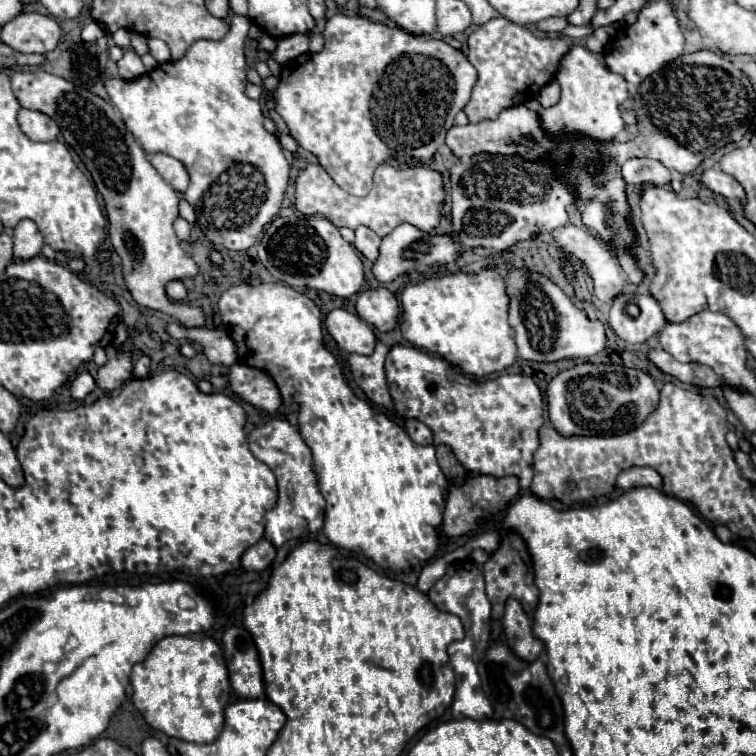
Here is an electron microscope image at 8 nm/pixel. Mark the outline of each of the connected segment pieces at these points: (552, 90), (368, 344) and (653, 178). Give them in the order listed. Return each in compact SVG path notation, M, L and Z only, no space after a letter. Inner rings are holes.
M553 80L551 84L547 84L543 90L541 90L541 96L537 98L543 106L553 106L557 100L559 100L559 92L561 92L561 88L559 88L559 84L557 84L557 80Z
M333 308L325 316L325 326L333 340L339 344L345 352L357 352L357 354L371 354L375 348L375 334L369 324L365 324L359 316L343 310Z
M635 160L633 168L625 168L623 170L623 180L627 184L651 182L655 186L663 186L663 184L671 182L671 172L661 164L661 178L659 178L659 162L645 160L645 164L641 164L641 160Z

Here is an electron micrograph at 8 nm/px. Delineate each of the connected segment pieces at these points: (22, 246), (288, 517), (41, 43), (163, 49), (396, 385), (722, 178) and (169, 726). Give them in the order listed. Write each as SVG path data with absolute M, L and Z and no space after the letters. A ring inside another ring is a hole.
M21 220L15 226L13 242L15 242L13 254L15 254L15 258L21 258L21 260L29 260L33 256L39 256L43 244L45 244L43 236L33 220Z
M273 418L253 428L249 434L249 450L273 470L279 484L277 506L265 514L265 538L275 546L283 546L289 540L317 534L323 528L325 498L321 496L319 480L313 470L313 454L303 442L299 430L285 418Z
M23 12L1 28L1 42L17 52L51 52L61 40L61 26L53 16Z
M149 38L149 54L159 62L167 62L169 60L169 46L163 42L163 40L157 40L157 38Z
M393 346L385 360L387 384L393 398L393 406L397 414L405 420L417 418L429 426L435 434L433 444L451 446L457 460L469 470L477 474L493 474L493 476L517 476L521 482L521 490L527 492L533 480L533 454L539 446L539 430L543 428L543 396L539 386L521 374L503 374L493 380L471 380L459 374L449 362L431 356L413 346Z
M715 168L705 170L701 182L703 182L707 188L711 188L713 192L725 196L727 200L743 200L743 202L745 202L745 190L741 188L741 184L739 184L733 176L725 174L725 172L721 172L721 170L715 170Z
M167 636L159 640L149 652L149 656L133 666L131 684L133 684L133 706L145 716L145 720L153 728L165 732L167 736L185 742L209 744L217 740L217 736L221 734L225 722L223 712L231 696L231 684L229 684L229 672L223 658L223 650L215 640L191 638L191 636Z

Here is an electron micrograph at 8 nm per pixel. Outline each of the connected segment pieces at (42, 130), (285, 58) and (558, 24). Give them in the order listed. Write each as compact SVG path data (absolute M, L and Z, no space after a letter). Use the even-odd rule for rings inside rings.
M21 108L17 120L19 120L21 130L35 142L51 142L59 134L57 124L49 116L41 114L41 112L35 112L35 110Z
M293 34L277 40L277 48L271 52L271 56L279 64L287 64L289 60L305 54L309 50L309 36L307 34Z
M545 18L541 22L537 22L537 28L541 32L549 32L549 34L555 34L555 32L561 32L569 26L567 18Z

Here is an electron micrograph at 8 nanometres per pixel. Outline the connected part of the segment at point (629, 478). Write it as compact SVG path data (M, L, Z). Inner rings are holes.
M627 468L617 476L617 486L621 490L629 490L629 488L641 488L641 486L653 486L653 488L661 488L661 476L653 470L653 468Z

